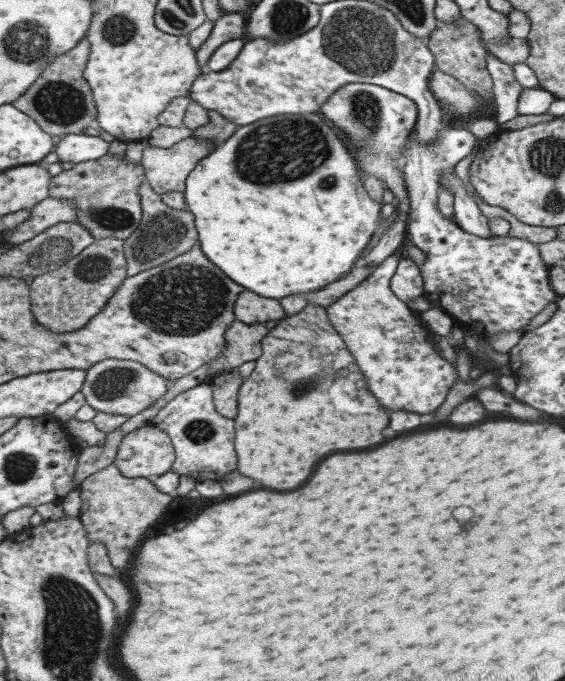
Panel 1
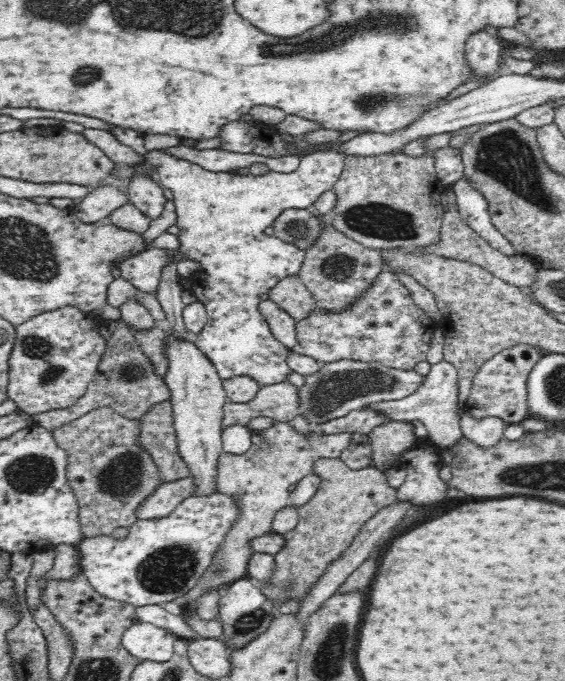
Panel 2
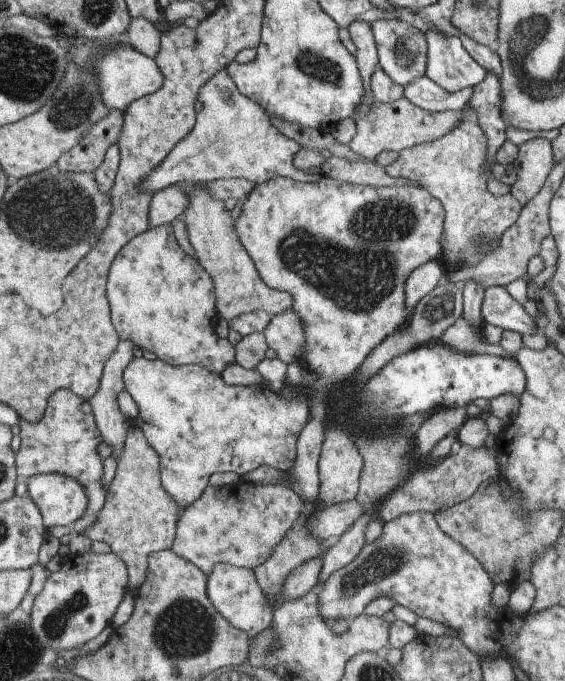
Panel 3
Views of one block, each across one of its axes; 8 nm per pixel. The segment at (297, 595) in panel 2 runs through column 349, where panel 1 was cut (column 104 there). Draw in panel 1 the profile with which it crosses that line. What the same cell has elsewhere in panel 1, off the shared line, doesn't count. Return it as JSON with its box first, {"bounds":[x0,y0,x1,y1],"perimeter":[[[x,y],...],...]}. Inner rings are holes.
{"bounds":[77,462,193,570],"perimeter":[[[112,462],[87,475],[77,489],[81,500],[78,518],[85,536],[88,542],[102,544],[109,563],[117,570],[127,570],[137,546],[143,540],[162,534],[166,523],[193,520],[193,499],[162,494],[153,487],[150,478],[125,478]]]}

